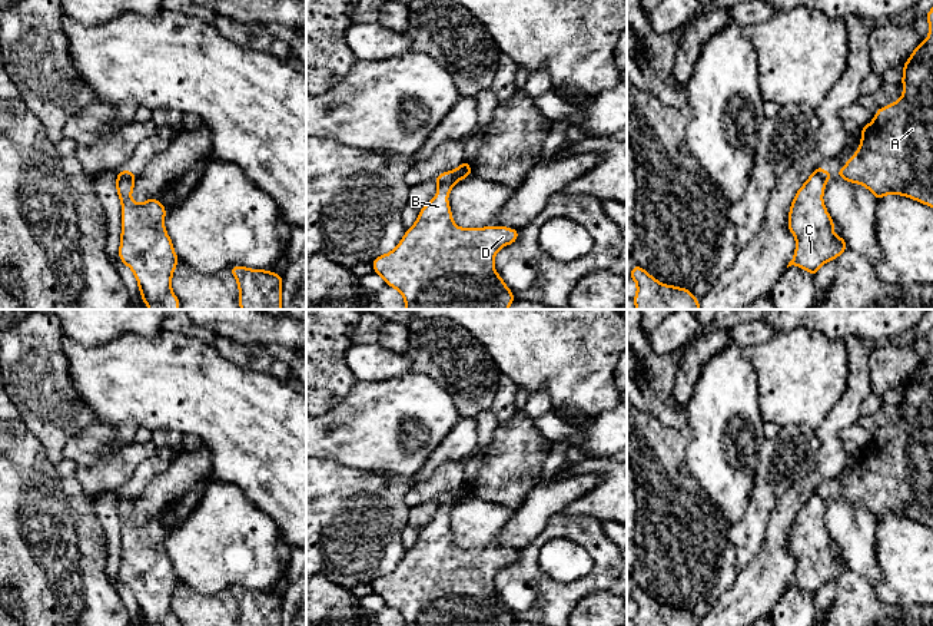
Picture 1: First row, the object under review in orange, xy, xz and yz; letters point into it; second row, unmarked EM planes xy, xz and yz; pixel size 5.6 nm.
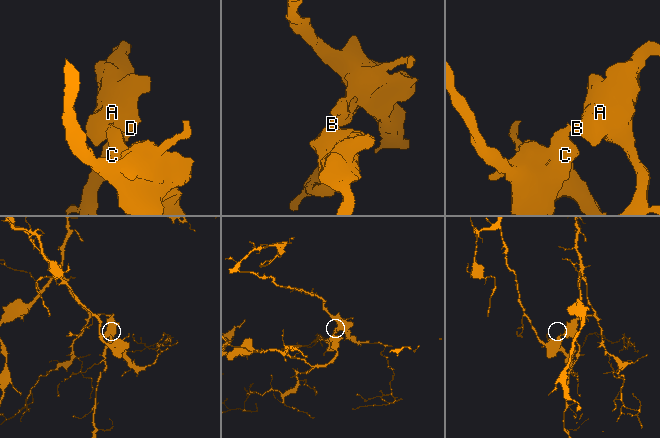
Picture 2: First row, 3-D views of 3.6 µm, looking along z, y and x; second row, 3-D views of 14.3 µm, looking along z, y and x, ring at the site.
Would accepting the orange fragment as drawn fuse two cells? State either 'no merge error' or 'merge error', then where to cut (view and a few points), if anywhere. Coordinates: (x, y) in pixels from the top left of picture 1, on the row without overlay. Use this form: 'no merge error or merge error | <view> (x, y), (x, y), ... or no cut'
merge error | xz (454, 503), (438, 506)

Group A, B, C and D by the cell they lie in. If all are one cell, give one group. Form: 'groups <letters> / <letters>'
groups A B D / C

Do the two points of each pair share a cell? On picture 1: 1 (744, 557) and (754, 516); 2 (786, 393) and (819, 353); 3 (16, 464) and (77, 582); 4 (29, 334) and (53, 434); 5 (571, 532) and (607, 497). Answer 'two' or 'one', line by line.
1: one
2: one
3: one
4: one
5: two

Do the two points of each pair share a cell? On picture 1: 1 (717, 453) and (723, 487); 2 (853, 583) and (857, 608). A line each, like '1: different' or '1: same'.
1: same
2: same

